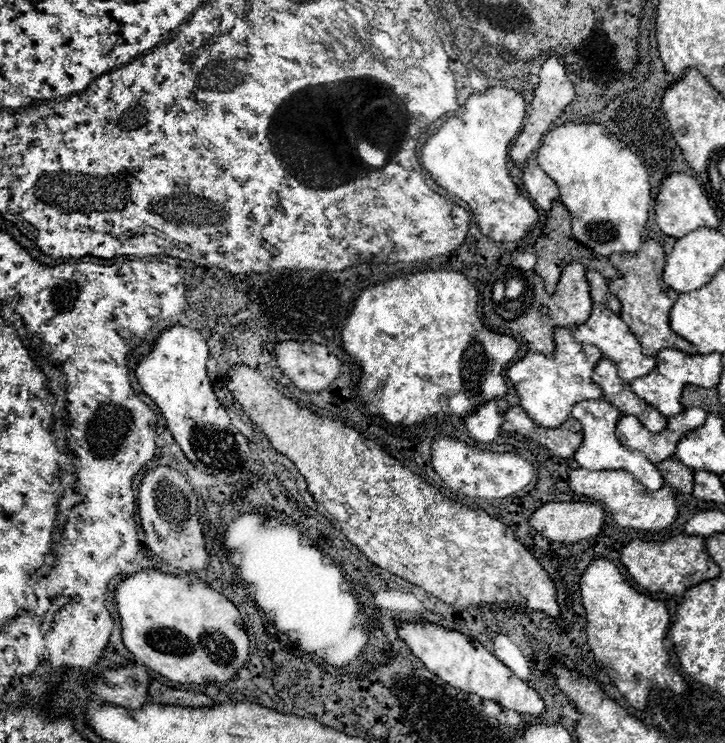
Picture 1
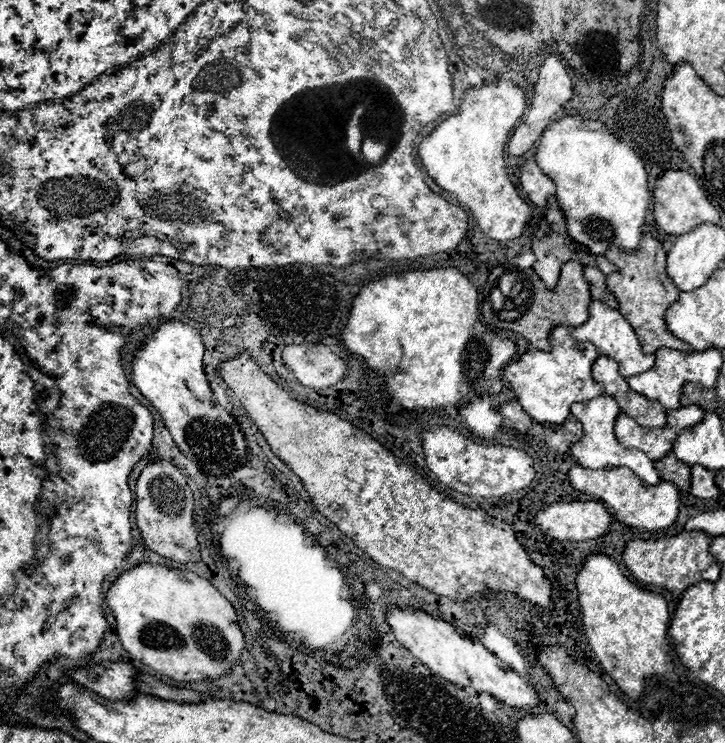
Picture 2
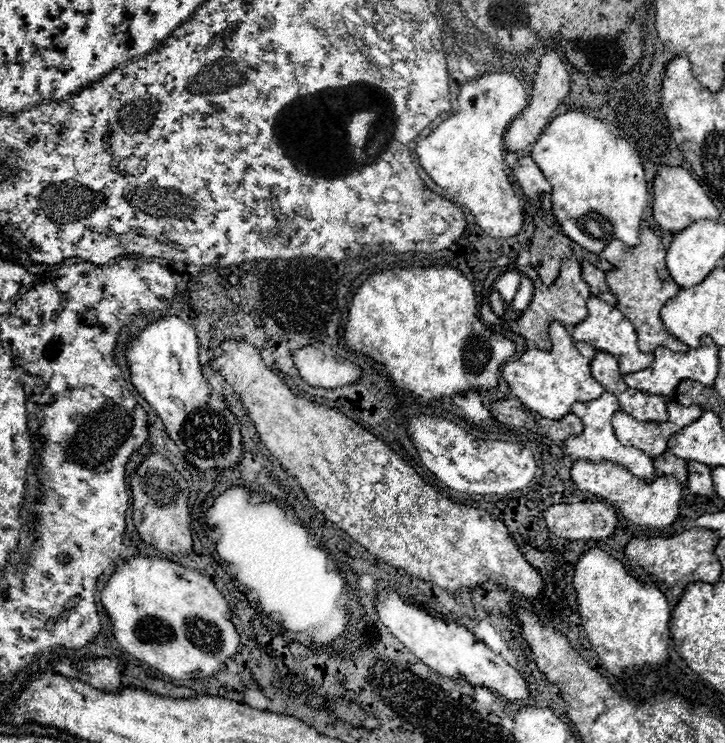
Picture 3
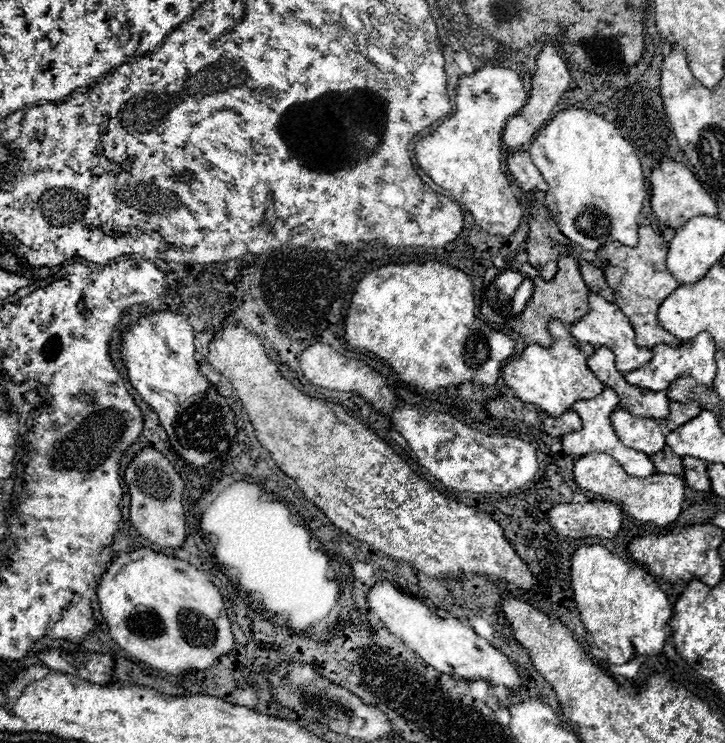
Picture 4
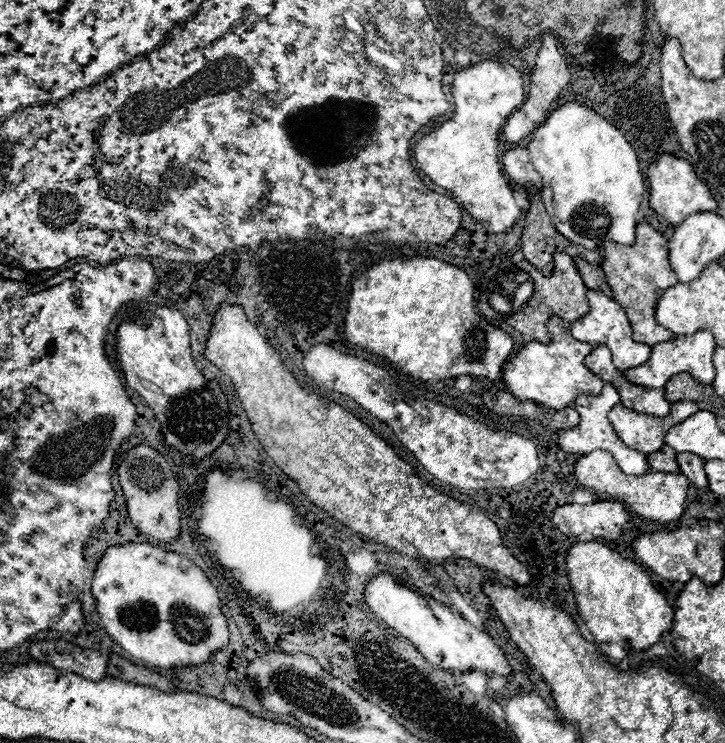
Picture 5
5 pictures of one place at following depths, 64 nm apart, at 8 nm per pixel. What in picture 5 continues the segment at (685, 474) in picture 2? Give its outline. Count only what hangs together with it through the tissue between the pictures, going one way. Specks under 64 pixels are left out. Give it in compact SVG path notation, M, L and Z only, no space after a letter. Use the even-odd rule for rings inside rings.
M664 444L664 448L660 448L654 454L648 454L648 464L652 470L660 470L660 472L678 472L678 462L676 462L676 452L672 448L668 448Z

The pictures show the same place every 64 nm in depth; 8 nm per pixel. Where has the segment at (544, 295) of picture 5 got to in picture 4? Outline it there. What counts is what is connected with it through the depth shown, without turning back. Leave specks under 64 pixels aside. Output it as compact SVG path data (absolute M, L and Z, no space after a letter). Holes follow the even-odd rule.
M566 254L558 256L558 272L550 282L546 282L540 276L540 272L536 268L532 268L528 262L520 264L520 272L526 274L534 282L534 294L532 294L528 306L518 316L508 318L508 326L512 330L516 330L526 342L538 342L542 346L550 346L550 334L546 330L546 324L552 318L558 318L564 324L574 324L588 314L588 294L590 294L590 290L580 276L578 262L576 262L574 256L566 256Z

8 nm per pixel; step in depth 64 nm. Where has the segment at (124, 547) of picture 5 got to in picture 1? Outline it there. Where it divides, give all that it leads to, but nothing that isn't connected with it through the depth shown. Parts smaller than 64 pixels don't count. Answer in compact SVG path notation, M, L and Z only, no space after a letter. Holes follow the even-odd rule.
M140 570L122 580L114 594L122 620L122 642L146 668L178 684L228 682L248 662L248 636L238 608L194 576Z

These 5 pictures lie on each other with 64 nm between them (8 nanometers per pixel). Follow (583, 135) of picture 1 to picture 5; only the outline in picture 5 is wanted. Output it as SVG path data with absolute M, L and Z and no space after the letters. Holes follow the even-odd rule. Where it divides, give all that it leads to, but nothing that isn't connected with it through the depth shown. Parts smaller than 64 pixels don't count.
M566 102L532 132L528 152L542 178L546 210L564 238L588 250L596 250L594 244L604 240L634 244L644 178L634 148L604 116L578 102Z

